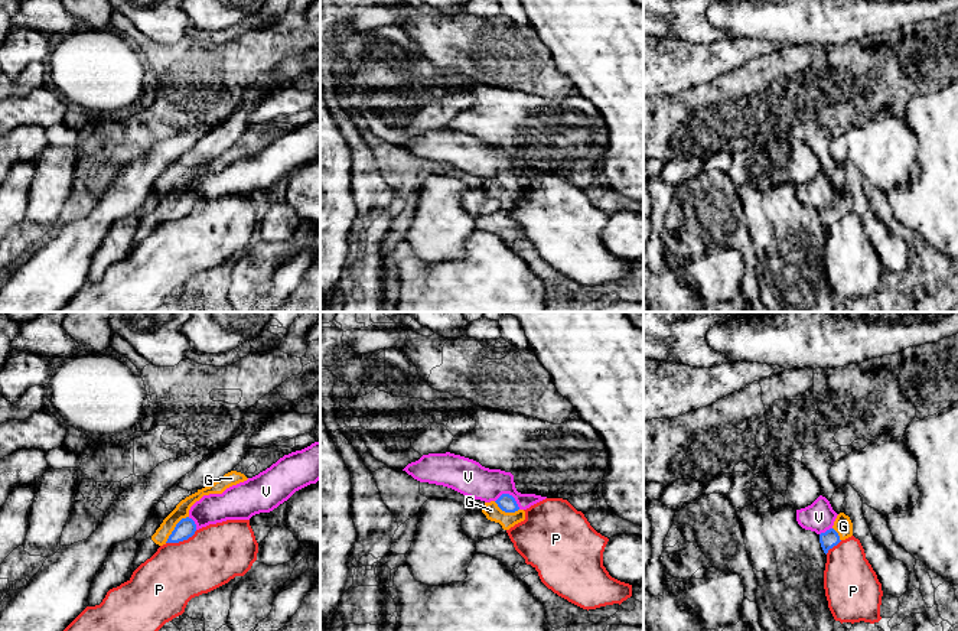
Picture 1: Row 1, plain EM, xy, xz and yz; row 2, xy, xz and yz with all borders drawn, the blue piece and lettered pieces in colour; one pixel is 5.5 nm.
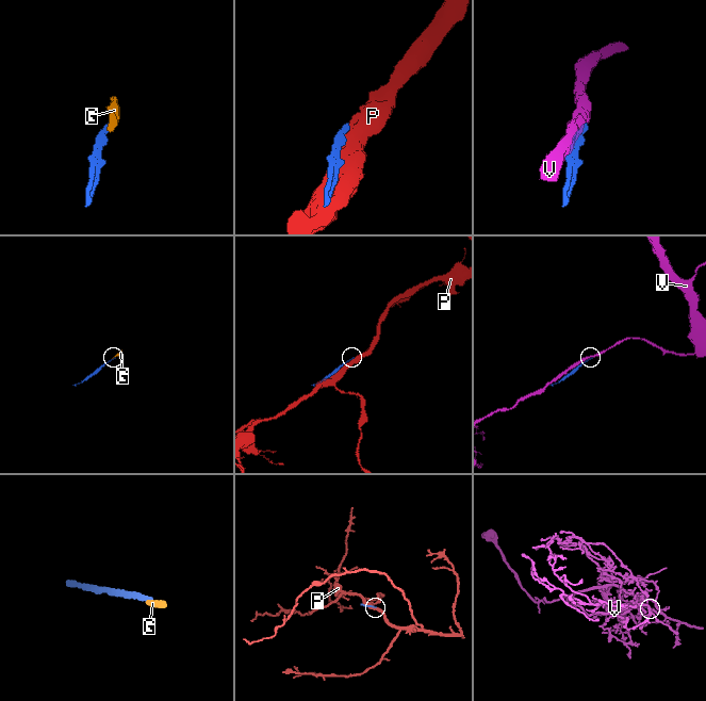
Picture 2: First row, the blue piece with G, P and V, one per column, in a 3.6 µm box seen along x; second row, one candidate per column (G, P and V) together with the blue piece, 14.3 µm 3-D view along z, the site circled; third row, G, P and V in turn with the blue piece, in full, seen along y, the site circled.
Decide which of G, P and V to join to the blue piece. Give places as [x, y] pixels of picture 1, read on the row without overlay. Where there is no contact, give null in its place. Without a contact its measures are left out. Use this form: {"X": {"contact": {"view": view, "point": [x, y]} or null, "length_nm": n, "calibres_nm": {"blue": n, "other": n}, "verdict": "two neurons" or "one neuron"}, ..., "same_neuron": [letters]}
{"G": {"contact": {"view": "xy", "point": [175, 204]}, "length_nm": 200, "calibres_nm": {"blue": 110, "other": 80}, "verdict": "one neuron"}, "P": {"contact": {"view": "xy", "point": [181, 217]}, "length_nm": 190, "calibres_nm": {"blue": 110, "other": 320}, "verdict": "two neurons"}, "V": {"contact": {"view": "xz", "point": [508, 171]}, "length_nm": 150, "calibres_nm": {"blue": 100, "other": 200}, "verdict": "two neurons"}, "same_neuron": ["G"]}

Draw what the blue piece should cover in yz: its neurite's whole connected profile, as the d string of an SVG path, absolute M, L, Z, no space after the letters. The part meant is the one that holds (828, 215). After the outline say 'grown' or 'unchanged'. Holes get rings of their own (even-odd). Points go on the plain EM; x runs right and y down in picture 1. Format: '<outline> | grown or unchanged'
M840 189L834 198L834 202L825 209L819 211L819 219L827 231L830 225L837 222L841 217L853 212L853 199L848 192Z | grown

